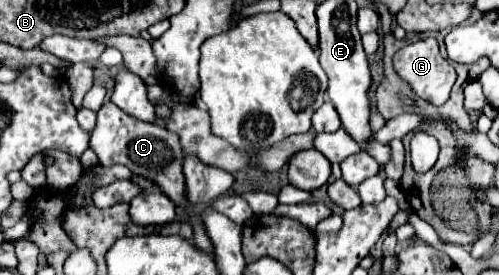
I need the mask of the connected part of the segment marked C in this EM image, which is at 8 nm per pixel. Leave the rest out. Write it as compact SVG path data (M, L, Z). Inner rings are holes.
M106 102L98 110L98 124L90 134L90 148L98 154L100 164L124 164L132 174L154 182L178 208L188 208L184 196L184 150L176 132L168 132L164 122L144 122L122 112L116 104Z

